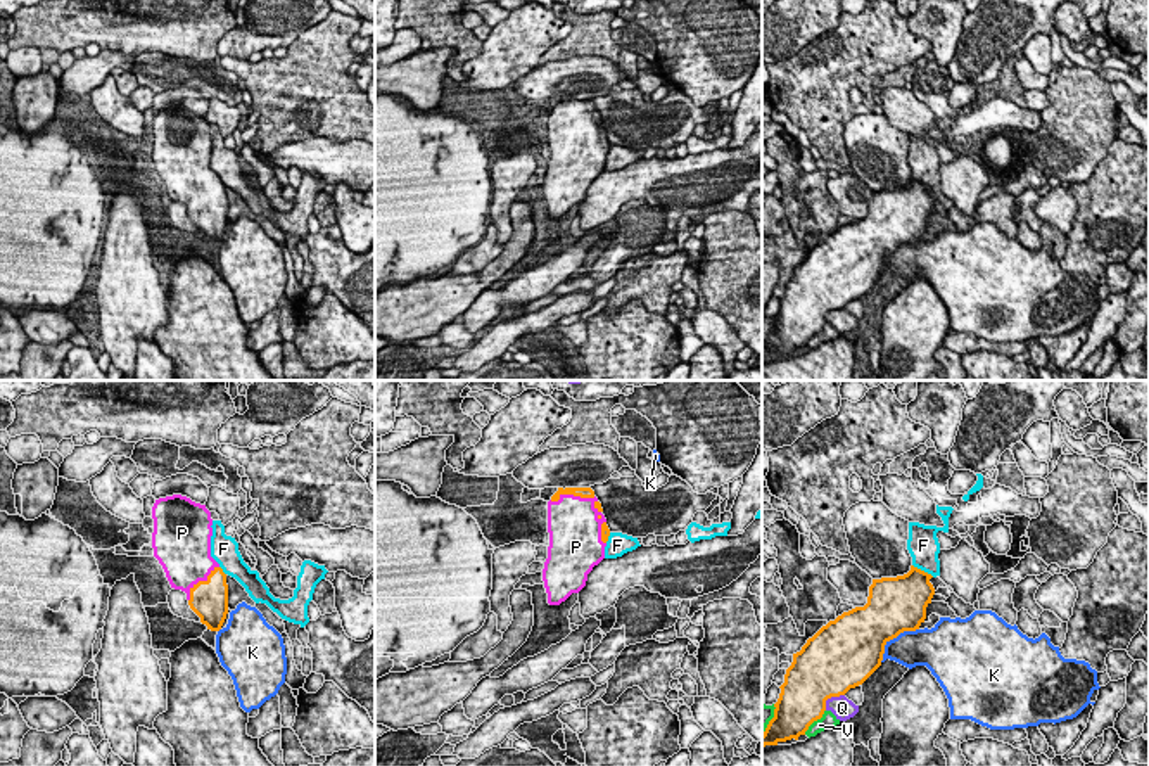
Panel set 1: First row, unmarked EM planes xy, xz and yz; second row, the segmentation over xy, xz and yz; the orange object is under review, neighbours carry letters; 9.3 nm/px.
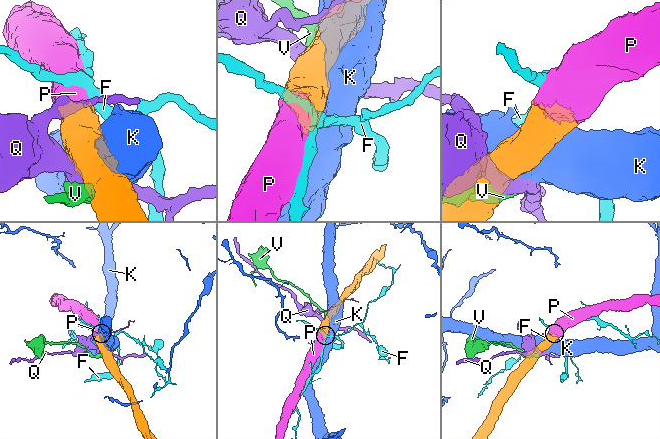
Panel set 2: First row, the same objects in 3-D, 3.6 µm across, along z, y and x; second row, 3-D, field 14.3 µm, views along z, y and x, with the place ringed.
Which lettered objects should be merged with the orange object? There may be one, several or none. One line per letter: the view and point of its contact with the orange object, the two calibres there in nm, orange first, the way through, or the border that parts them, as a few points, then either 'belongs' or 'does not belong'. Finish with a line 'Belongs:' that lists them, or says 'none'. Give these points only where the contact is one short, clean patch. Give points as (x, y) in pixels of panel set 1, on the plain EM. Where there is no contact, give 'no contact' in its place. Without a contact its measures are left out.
F: meets orange in yz at (923, 184); 380 nm thick on the orange side, 300 nm on the other; border along yz (913, 177), (933, 189); does not belong
K: meets orange in yz at (894, 249); 460 nm thick on the orange side, 340 nm on the other; does not belong
P: meets orange in xz at (581, 109); 100 nm thick on the orange side, 480 nm on the other; belongs
Q: meets orange in yz at (830, 310); 500 nm thick on the orange side, 200 nm on the other; does not belong
V: meets orange in yz at (814, 332); 440 nm thick on the orange side, 140 nm on the other; does not belong
Belongs: P

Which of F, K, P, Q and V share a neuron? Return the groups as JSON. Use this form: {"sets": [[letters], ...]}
{"sets": [["F"], ["K"], ["P"], ["Q"], ["V"]]}

